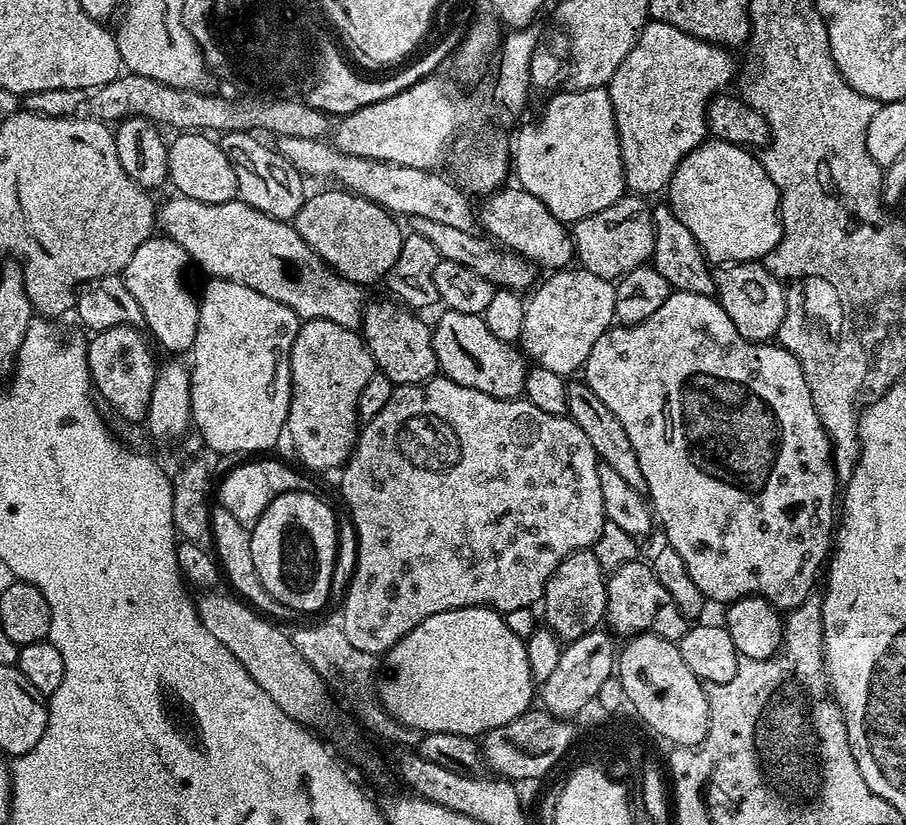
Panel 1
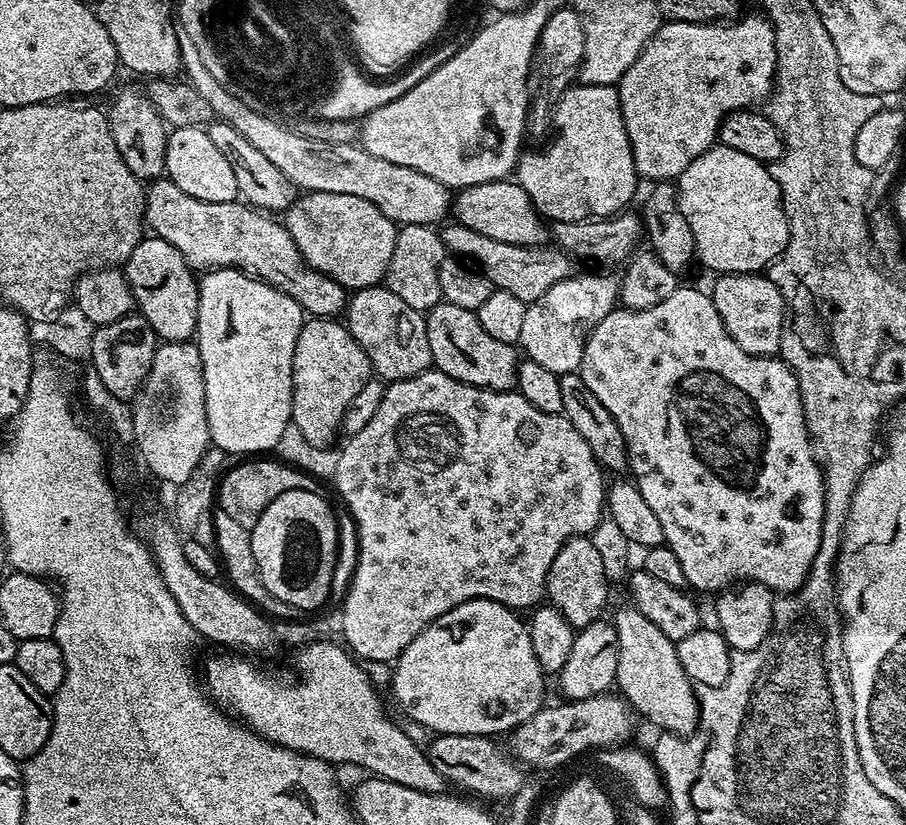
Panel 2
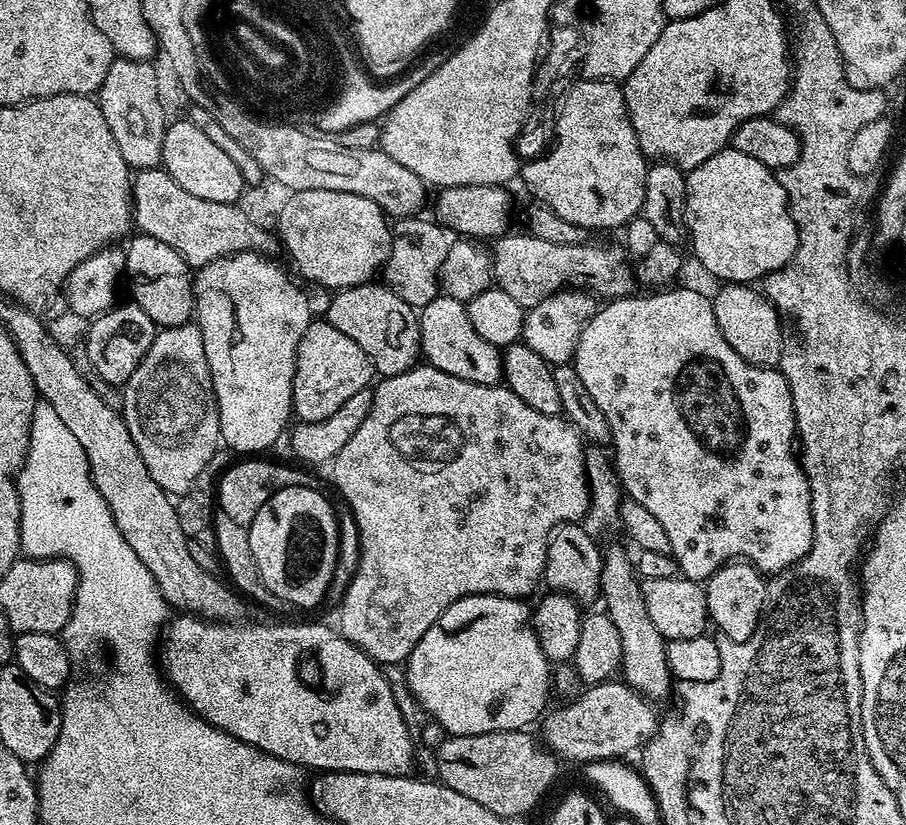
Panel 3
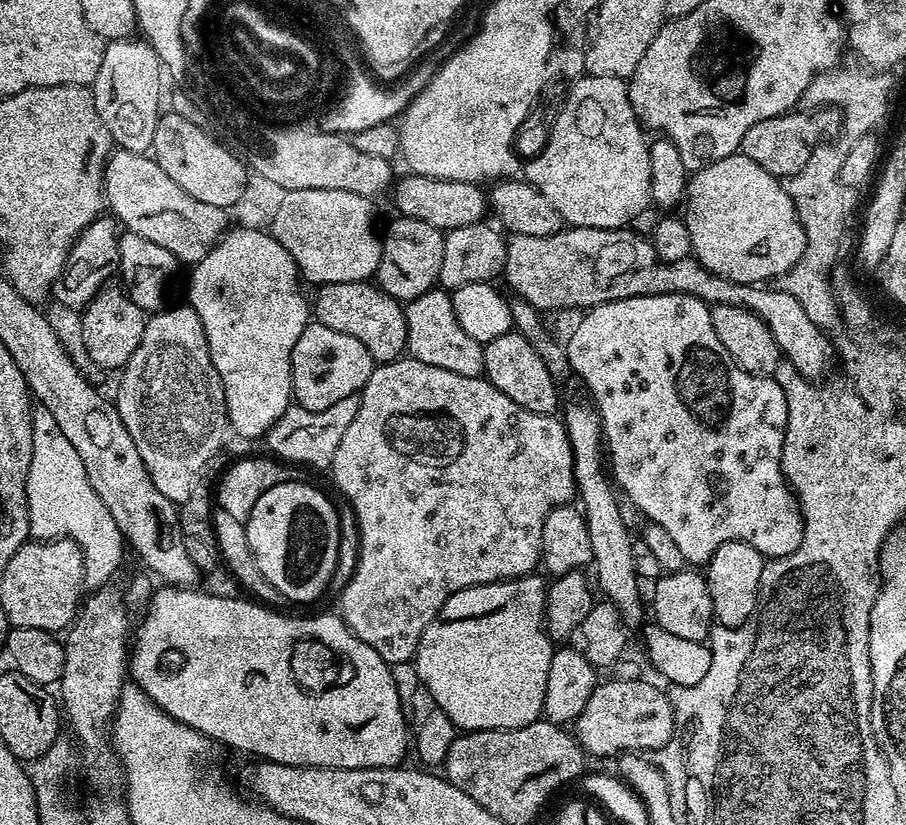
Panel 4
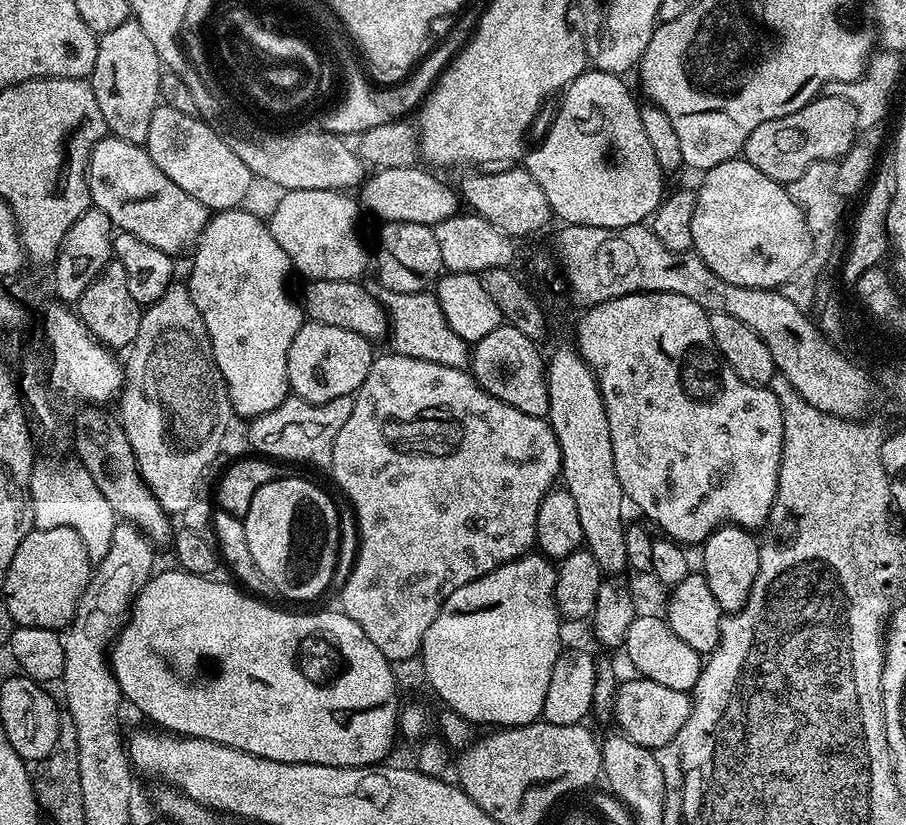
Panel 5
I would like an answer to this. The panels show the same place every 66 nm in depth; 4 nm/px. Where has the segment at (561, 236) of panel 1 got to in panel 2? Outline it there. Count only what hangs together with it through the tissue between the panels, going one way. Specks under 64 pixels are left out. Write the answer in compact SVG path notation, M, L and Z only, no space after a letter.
M512 178L459 189L454 196L454 220L455 223L470 230L478 230L478 234L486 234L486 238L495 238L498 242L540 246L546 240L545 221L533 206L526 190L522 190L522 186Z

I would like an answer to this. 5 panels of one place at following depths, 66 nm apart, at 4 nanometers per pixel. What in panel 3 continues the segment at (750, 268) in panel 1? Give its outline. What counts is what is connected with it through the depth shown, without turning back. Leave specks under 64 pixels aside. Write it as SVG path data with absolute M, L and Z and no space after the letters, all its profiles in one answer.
M724 282L719 287L716 296L711 297L714 318L718 318L718 330L722 330L722 338L726 338L726 342L734 346L734 354L738 354L746 362L757 364L760 368L779 365L786 333L780 329L782 316L776 305L759 287L752 284Z

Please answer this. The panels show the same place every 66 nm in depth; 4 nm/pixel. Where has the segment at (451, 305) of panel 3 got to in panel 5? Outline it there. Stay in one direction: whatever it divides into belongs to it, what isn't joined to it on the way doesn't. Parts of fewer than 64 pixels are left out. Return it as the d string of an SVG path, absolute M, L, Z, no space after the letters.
M387 290L381 291L378 296L379 303L382 305L386 313L386 324L390 329L390 340L392 336L391 351L398 356L409 356L410 358L418 358L426 362L438 362L438 366L450 366L451 368L467 369L470 364L470 346L462 338L458 338L458 334L454 334L454 330L450 330L450 326L446 322L446 314L442 314L442 306L438 302L438 298L428 290L423 292L415 292L414 294L398 294L397 292L390 292Z

